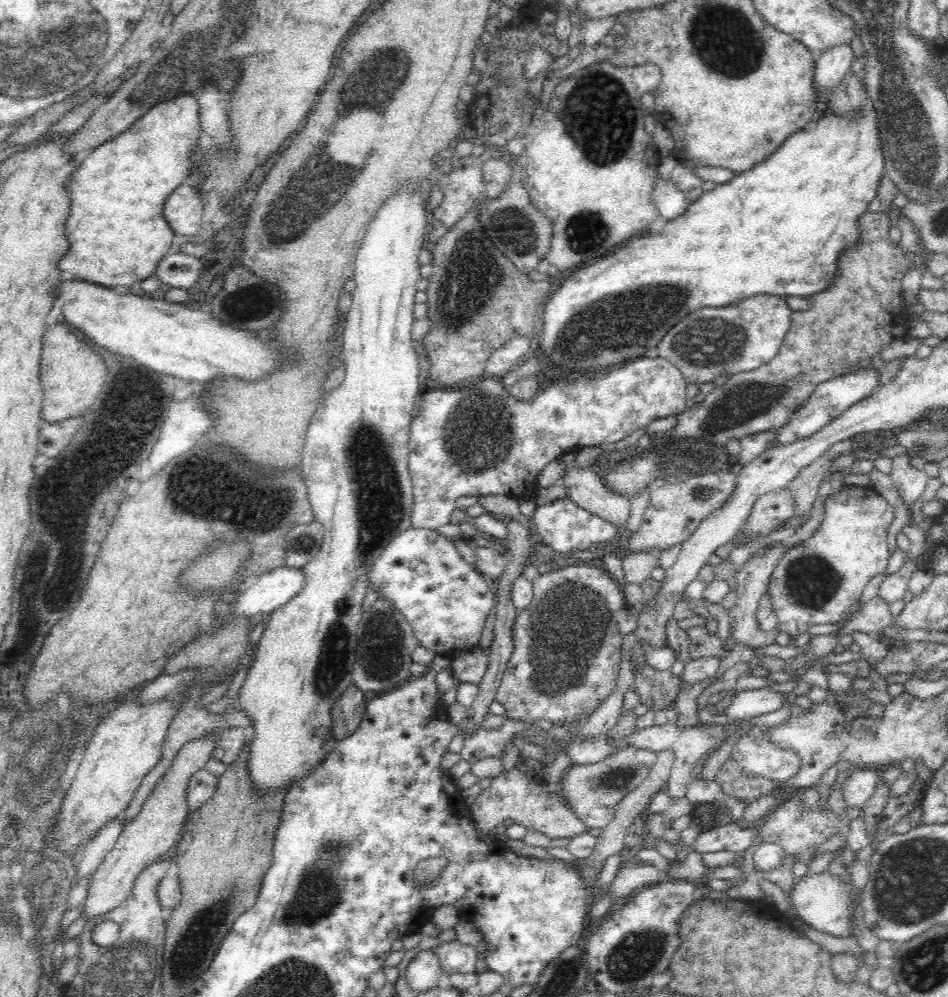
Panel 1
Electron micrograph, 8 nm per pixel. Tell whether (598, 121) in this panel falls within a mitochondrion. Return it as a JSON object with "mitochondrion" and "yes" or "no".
{"mitochondrion":"yes"}

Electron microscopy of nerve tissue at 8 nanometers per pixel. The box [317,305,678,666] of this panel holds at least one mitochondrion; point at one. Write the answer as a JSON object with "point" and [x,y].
{"point":[379,495]}

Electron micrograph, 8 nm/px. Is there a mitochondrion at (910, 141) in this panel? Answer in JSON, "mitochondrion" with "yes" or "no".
{"mitochondrion":"yes"}

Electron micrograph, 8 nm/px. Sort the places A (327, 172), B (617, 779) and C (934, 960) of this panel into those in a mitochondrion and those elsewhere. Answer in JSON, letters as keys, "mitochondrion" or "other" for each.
{"A":"mitochondrion","B":"mitochondrion","C":"mitochondrion"}

